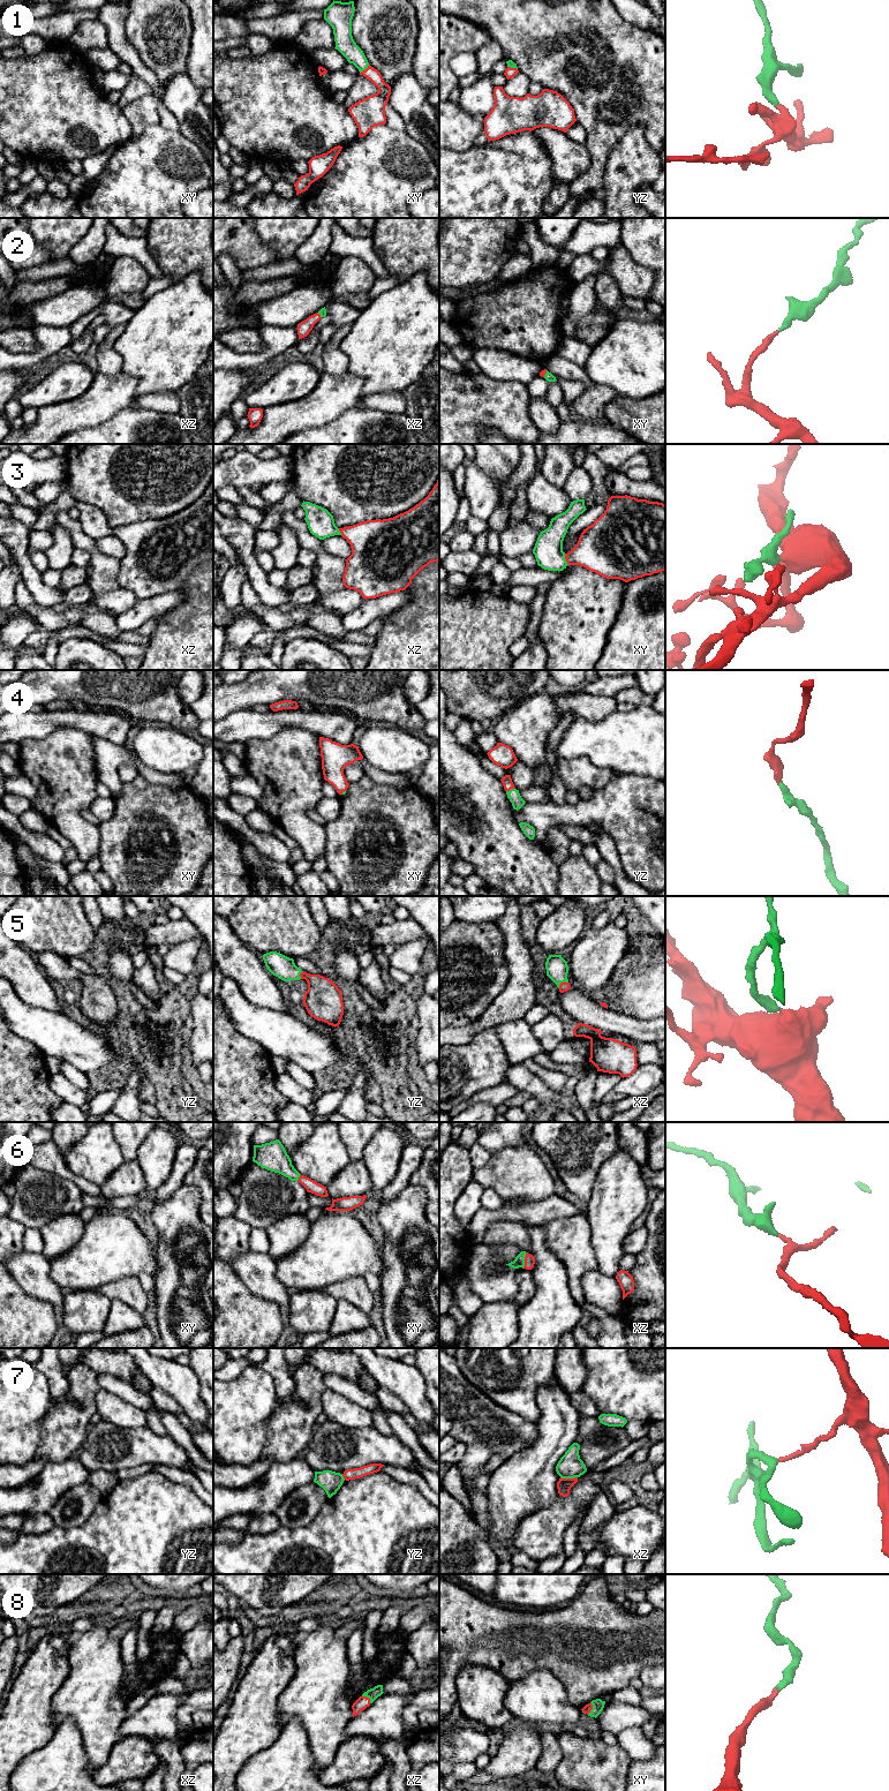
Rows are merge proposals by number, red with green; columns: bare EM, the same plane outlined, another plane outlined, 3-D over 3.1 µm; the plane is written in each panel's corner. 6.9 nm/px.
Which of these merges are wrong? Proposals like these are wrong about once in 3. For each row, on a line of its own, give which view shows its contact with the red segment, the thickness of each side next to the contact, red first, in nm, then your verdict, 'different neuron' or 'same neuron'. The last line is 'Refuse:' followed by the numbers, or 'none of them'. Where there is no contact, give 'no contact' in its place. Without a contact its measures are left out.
1: xy | 140/140 nm | same neuron
2: xy | 40/60 nm | same neuron
3: xy | 320/200 nm | same neuron
4: yz | 70/90 nm | same neuron
5: xz | 70/150 nm | same neuron
6: xz | 80/80 nm | same neuron
7: xz | 100/170 nm | different neuron
8: xz | 90/80 nm | same neuron
Refuse: 7

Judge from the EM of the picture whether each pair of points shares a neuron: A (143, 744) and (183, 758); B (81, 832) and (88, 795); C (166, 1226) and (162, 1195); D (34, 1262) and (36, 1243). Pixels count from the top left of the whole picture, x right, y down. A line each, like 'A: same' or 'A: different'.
A: same
B: same
C: different
D: different

